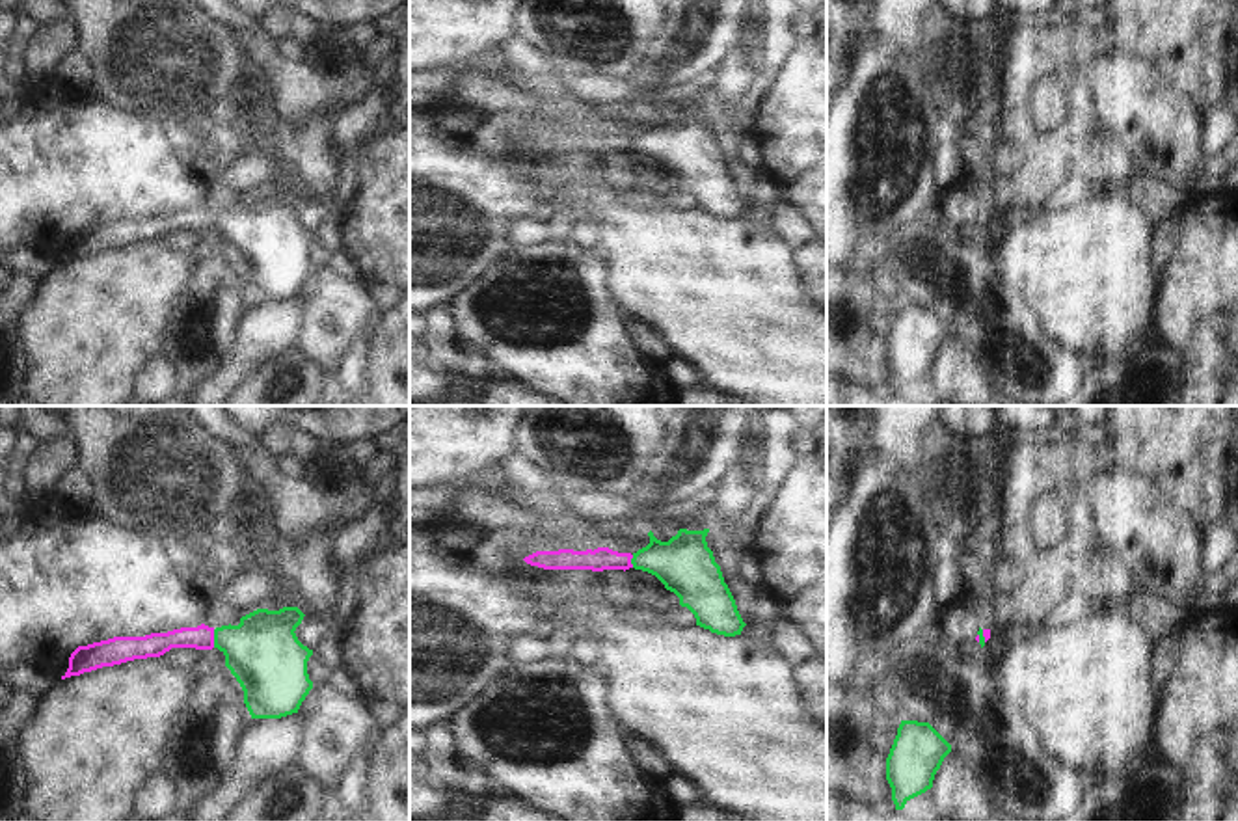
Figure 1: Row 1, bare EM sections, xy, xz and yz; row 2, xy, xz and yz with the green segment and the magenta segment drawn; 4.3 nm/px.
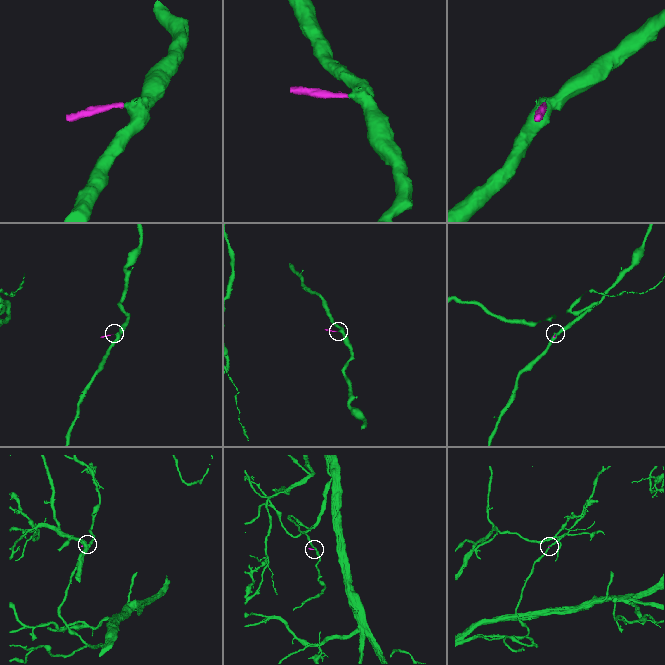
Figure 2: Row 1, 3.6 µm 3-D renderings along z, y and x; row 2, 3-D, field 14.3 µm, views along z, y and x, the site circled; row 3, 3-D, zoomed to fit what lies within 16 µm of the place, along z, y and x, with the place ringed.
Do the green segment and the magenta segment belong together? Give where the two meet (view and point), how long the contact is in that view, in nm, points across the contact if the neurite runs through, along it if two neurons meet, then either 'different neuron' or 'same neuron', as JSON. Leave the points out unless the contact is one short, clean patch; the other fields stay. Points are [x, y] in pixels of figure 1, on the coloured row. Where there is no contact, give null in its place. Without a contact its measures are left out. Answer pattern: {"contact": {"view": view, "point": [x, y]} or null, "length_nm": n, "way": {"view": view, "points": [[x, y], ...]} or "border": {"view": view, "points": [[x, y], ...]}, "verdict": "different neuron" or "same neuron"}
{"contact": {"view": "xy", "point": [215, 639]}, "length_nm": 80, "way": {"view": "xy", "points": [[263, 652], [231, 639], [215, 639], [201, 637]]}, "verdict": "same neuron"}

